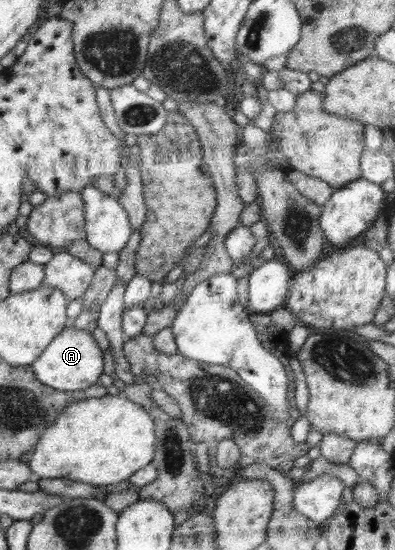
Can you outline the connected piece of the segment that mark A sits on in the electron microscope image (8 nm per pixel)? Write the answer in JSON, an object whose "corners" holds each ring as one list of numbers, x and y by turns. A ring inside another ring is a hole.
{"corners":[[70,325,54,337,54,340,42,351,42,354,31,364,35,377,56,390,78,390,92,387,99,381,103,369,103,350,94,340,90,331,74,328]]}

